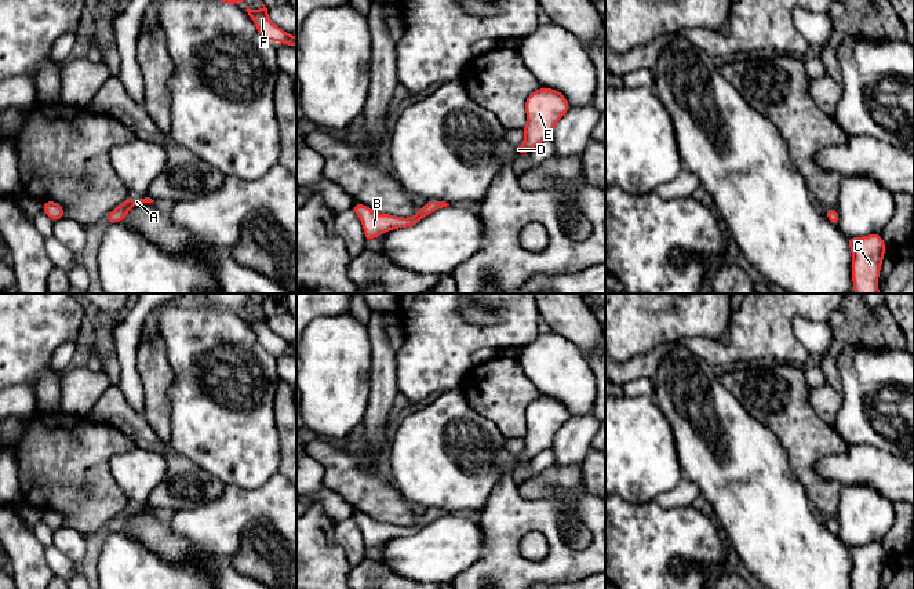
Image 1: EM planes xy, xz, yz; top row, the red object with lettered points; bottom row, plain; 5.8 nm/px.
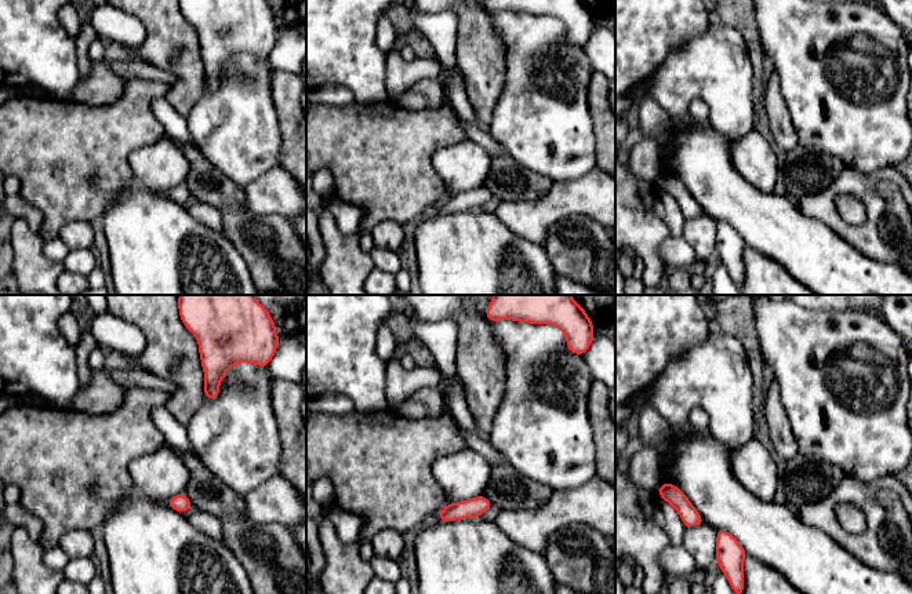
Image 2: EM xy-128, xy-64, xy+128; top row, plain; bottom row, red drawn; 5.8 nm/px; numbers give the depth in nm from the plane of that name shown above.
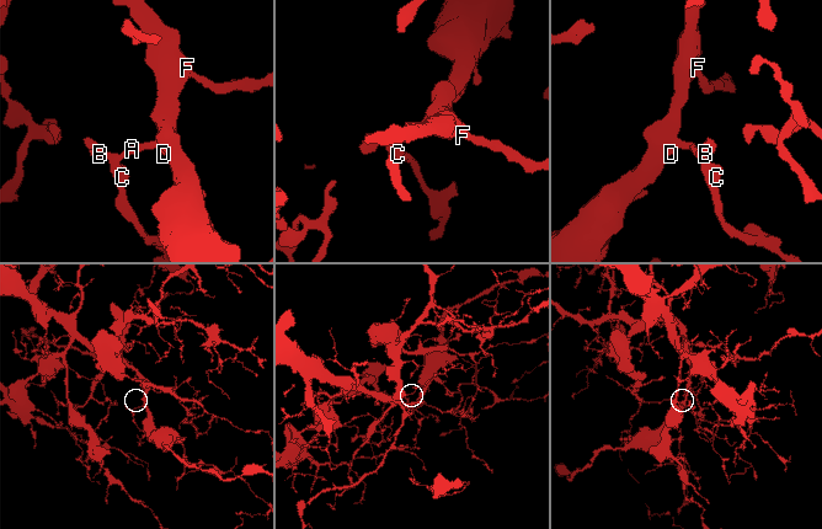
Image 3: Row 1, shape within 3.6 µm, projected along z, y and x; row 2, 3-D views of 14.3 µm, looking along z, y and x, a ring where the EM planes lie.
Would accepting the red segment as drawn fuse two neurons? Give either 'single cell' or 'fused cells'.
single cell

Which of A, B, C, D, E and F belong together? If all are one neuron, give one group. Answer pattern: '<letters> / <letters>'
A B C D E F

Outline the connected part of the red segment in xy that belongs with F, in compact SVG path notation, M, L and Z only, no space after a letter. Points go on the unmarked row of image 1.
M262 312L262 319L250 319L247 315L247 321L250 327L255 331L258 343L266 349L283 350L285 355L296 356L296 346L288 343L281 337L278 337L267 324L267 317Z

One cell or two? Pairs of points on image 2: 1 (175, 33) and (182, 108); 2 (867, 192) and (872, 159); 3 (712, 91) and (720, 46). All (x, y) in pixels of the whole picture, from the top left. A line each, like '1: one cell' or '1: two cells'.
1: one cell
2: two cells
3: one cell

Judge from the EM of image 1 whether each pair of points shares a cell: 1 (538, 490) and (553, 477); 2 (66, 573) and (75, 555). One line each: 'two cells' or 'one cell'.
1: one cell
2: two cells

